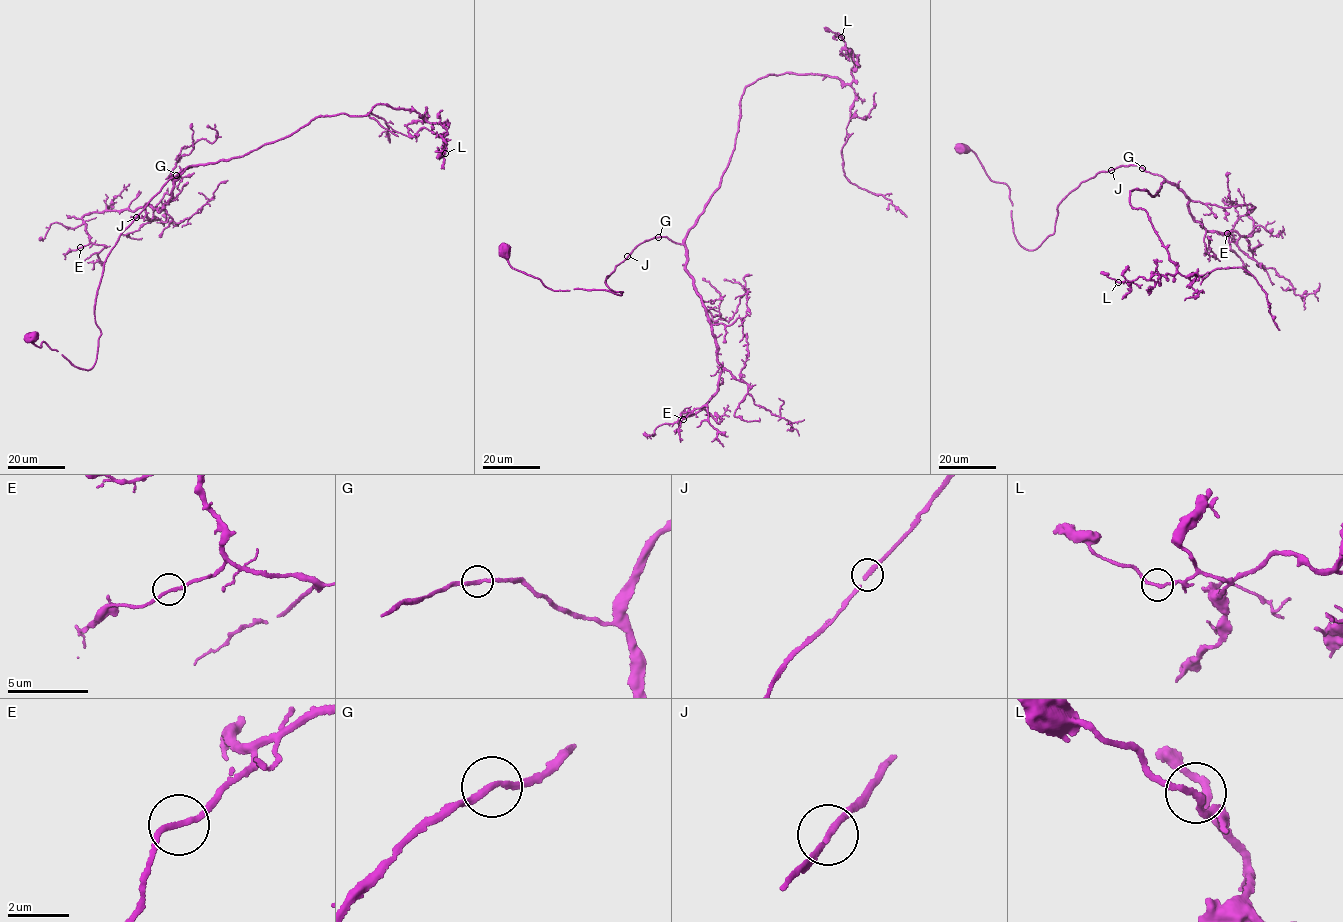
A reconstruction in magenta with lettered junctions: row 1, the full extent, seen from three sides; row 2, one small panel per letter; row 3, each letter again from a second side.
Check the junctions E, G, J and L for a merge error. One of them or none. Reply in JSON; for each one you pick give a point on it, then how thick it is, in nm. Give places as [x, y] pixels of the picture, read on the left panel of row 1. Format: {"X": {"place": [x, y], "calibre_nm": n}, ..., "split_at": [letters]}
{"split_at": []}

